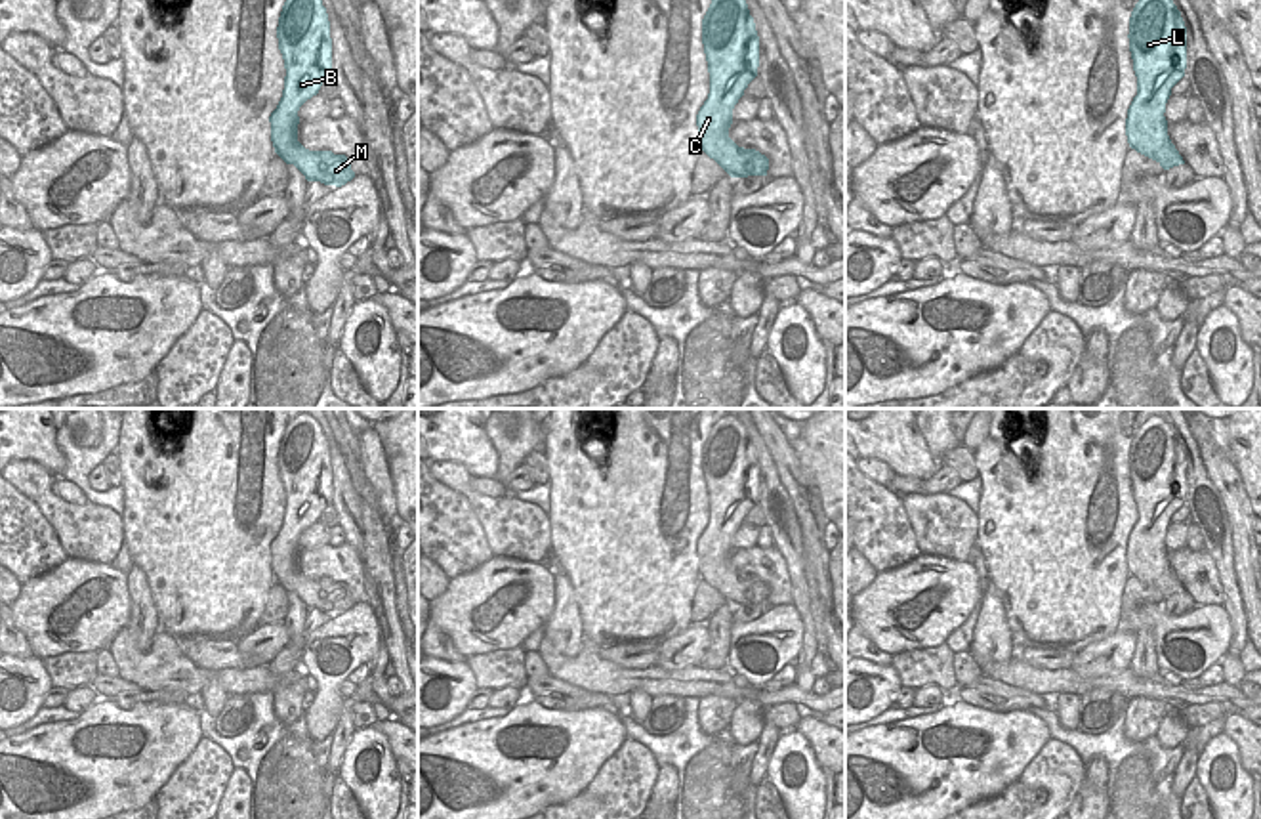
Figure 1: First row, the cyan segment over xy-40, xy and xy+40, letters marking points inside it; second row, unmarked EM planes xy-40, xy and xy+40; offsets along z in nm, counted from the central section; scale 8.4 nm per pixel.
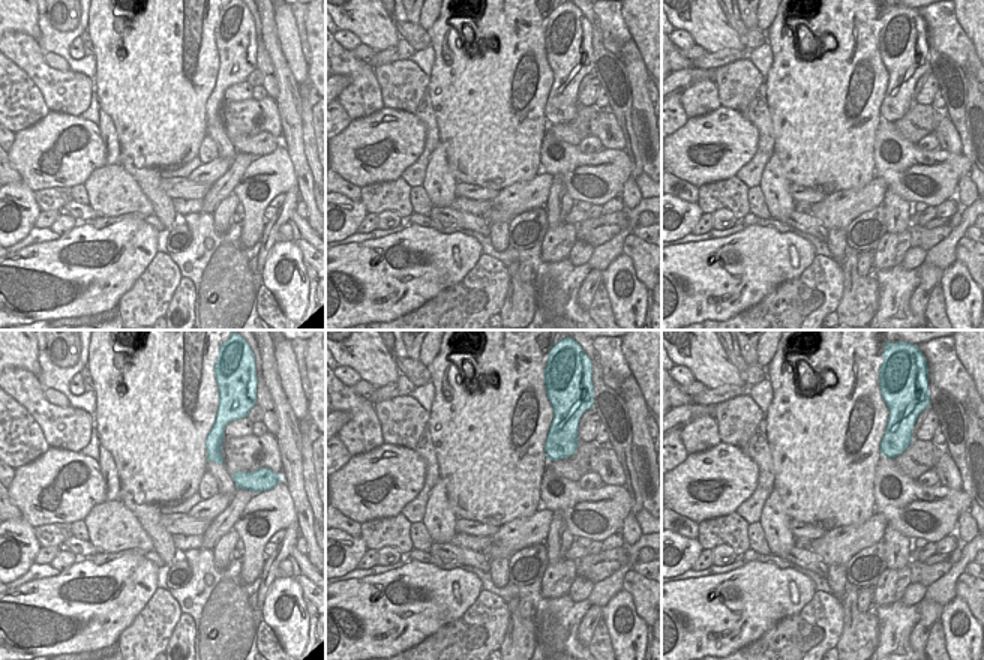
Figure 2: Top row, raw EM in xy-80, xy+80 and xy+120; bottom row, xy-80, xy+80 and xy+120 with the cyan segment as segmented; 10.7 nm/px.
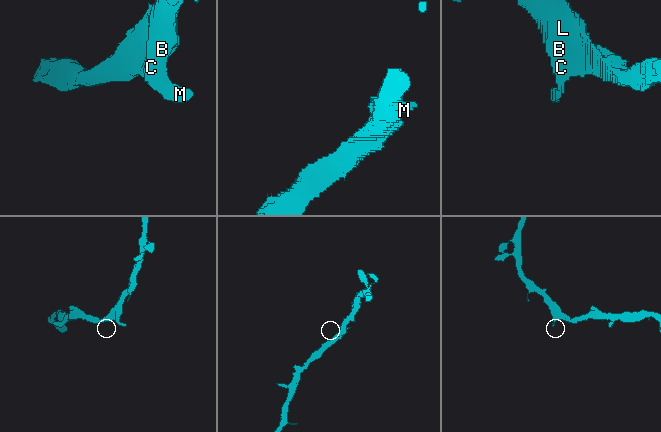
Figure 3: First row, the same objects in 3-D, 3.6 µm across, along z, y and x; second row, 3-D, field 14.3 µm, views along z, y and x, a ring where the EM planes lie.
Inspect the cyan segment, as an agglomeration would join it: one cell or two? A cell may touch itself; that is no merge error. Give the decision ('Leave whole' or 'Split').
Leave whole

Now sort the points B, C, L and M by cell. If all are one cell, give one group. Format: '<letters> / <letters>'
B C L M

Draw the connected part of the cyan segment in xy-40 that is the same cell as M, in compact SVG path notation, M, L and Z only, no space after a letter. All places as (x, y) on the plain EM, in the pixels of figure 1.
M300 412L286 424L277 466L286 504L282 525L269 544L275 580L294 592L307 609L341 615L355 605L347 584L309 578L298 569L298 538L319 521L332 496L328 441L311 414Z

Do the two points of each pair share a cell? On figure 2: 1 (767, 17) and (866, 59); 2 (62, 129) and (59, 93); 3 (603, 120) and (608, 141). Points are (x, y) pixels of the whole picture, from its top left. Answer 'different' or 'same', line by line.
1: different
2: different
3: same

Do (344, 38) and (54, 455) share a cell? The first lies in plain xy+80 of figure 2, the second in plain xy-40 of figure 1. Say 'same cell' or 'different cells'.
different cells

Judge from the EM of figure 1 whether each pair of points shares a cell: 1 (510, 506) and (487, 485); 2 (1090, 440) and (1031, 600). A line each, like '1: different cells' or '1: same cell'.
1: different cells
2: same cell

